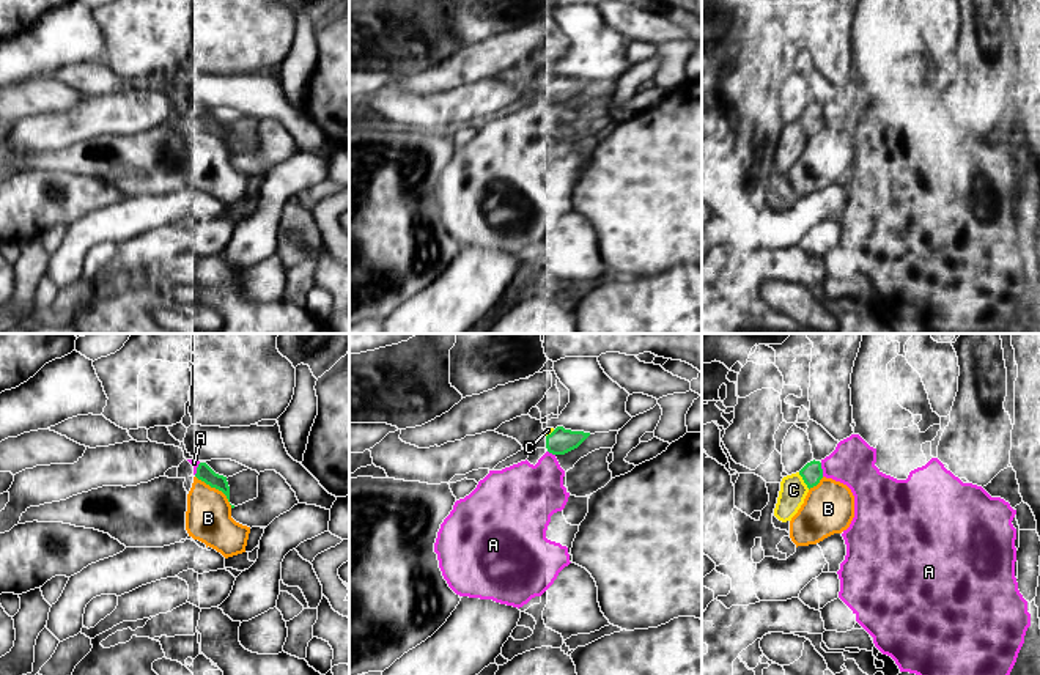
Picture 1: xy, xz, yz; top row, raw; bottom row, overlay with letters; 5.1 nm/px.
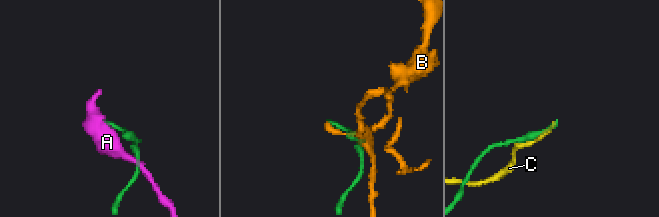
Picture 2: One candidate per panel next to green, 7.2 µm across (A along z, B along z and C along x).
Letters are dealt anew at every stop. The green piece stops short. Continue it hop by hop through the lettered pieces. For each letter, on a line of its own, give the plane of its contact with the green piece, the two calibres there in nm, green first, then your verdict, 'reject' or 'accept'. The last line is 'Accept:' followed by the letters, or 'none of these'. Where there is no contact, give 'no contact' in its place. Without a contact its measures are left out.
A: yz | 110/220 nm | reject
B: xy | 80/240 nm | reject
C: yz | 110/140 nm | accept
Accept: C

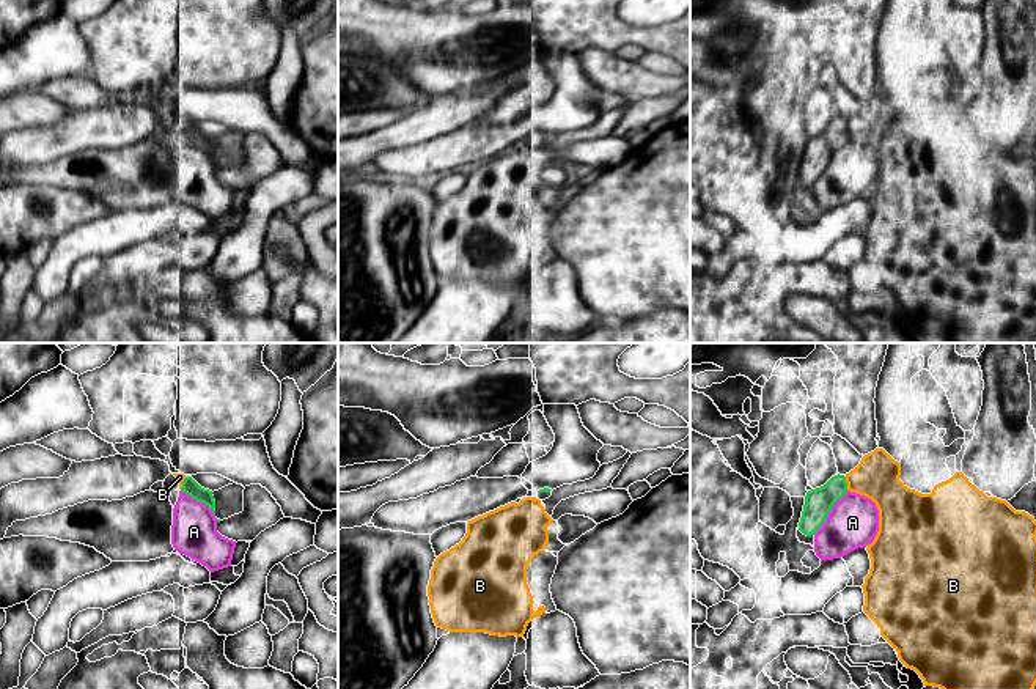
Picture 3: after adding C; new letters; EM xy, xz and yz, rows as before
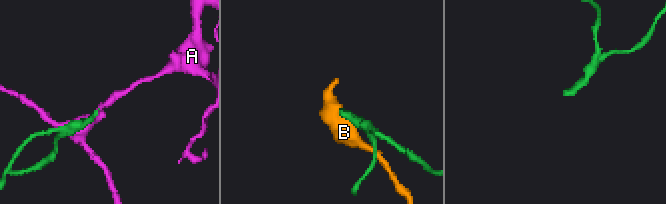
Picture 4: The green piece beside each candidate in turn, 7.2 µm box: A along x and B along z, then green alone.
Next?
A: yz | 140/260 nm | reject
B: yz | 140/220 nm | reject
Accept: none of these

